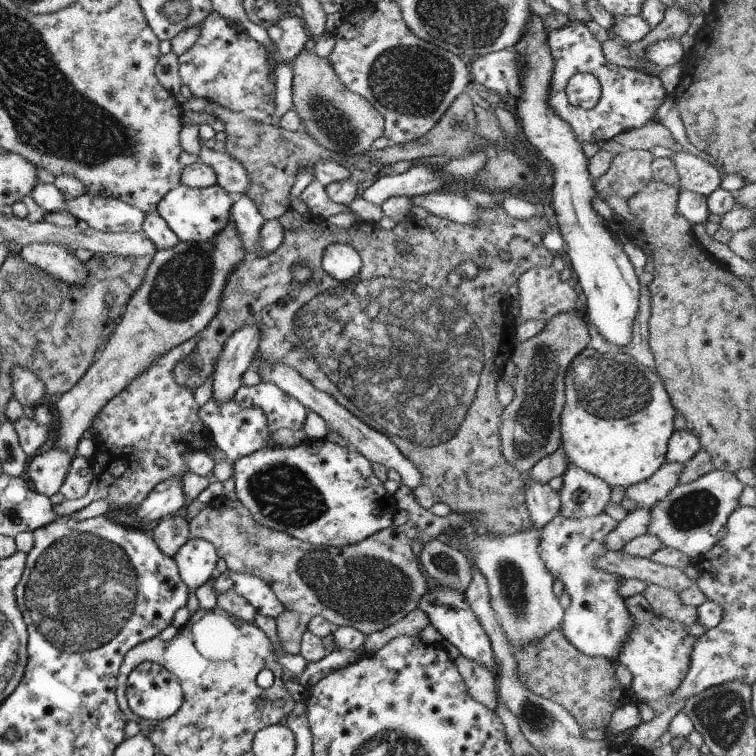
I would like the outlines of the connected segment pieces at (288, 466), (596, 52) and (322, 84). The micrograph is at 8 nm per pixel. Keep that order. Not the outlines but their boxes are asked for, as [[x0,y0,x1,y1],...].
[[233,439,398,548],[546,24,666,145],[292,43,384,157]]

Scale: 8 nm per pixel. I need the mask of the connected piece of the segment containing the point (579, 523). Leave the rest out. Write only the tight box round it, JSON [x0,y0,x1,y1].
[537,511,634,660]

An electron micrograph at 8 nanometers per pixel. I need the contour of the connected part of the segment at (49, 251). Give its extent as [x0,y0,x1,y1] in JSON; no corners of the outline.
[19,243,87,287]

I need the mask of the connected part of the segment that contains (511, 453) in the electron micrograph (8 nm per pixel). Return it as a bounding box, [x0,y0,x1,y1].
[498,311,589,475]

